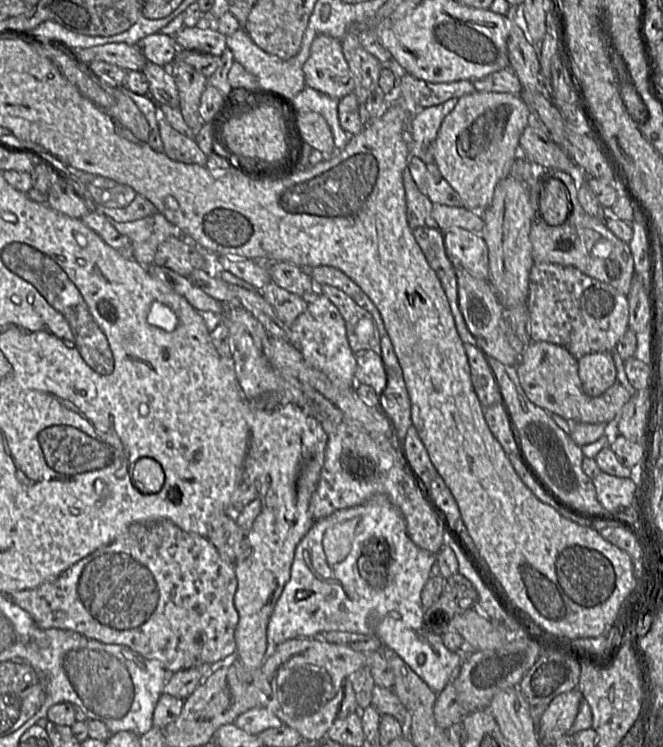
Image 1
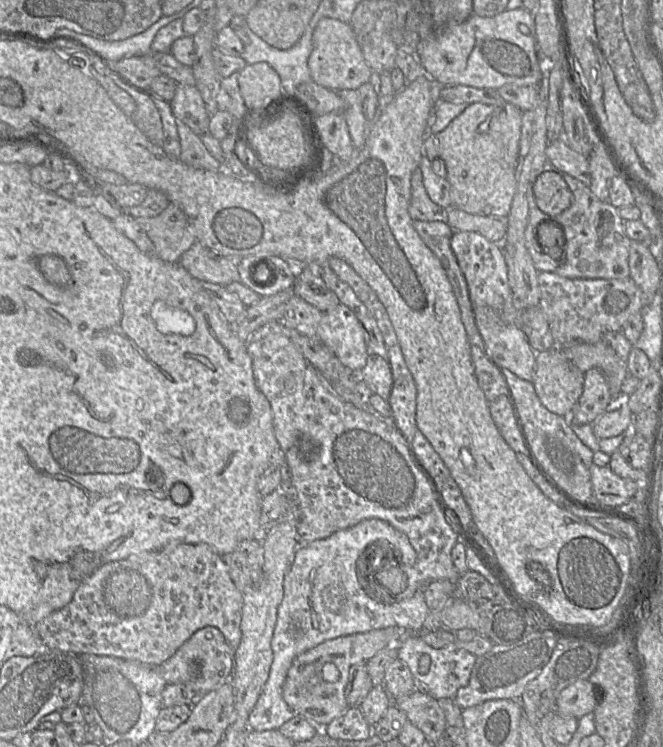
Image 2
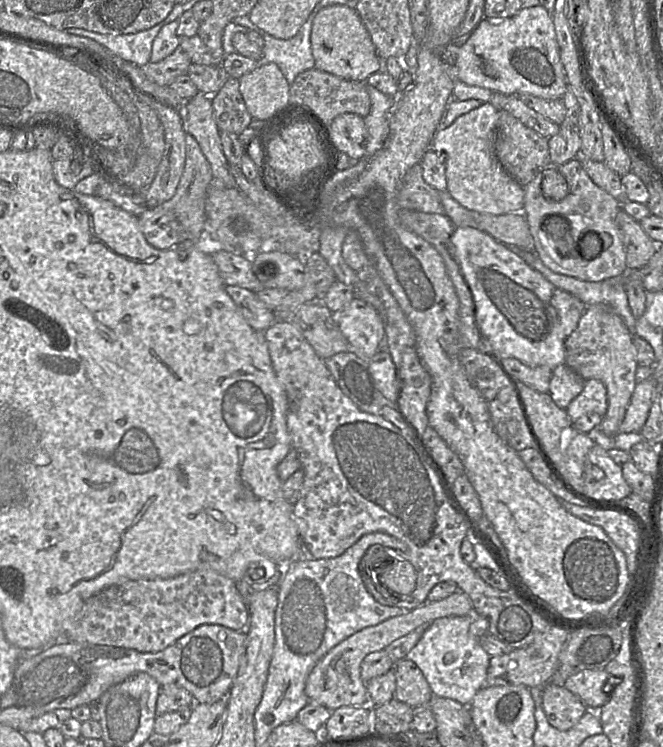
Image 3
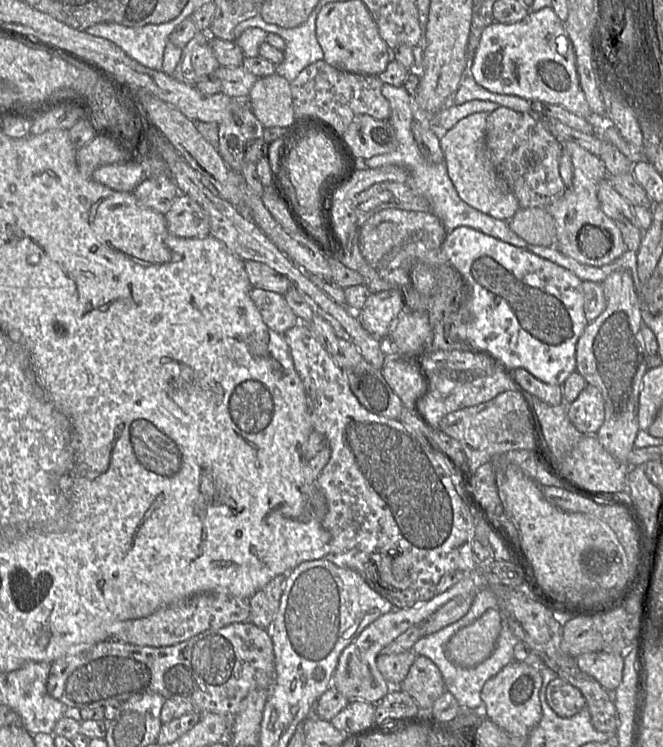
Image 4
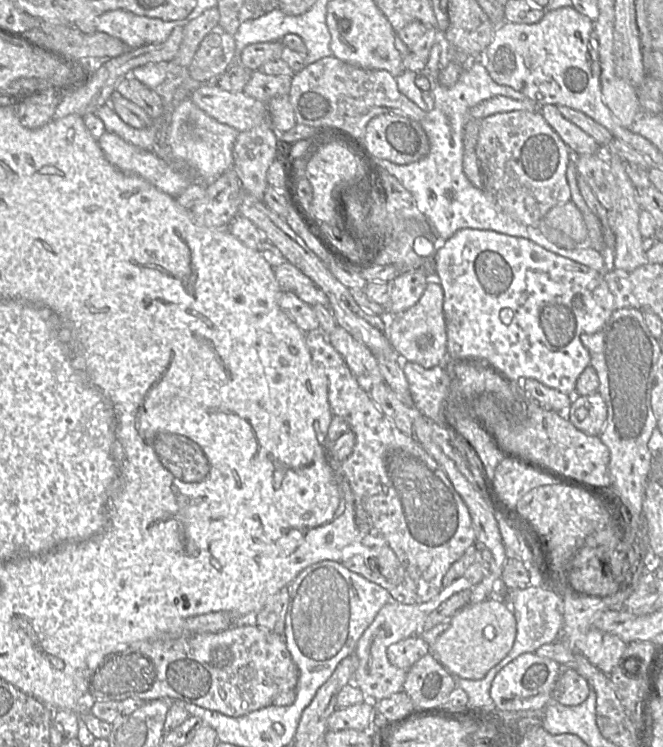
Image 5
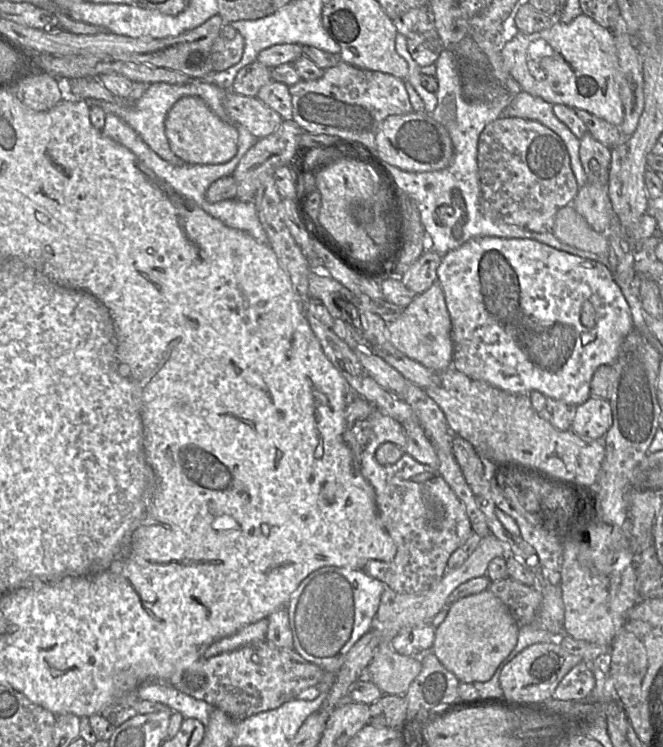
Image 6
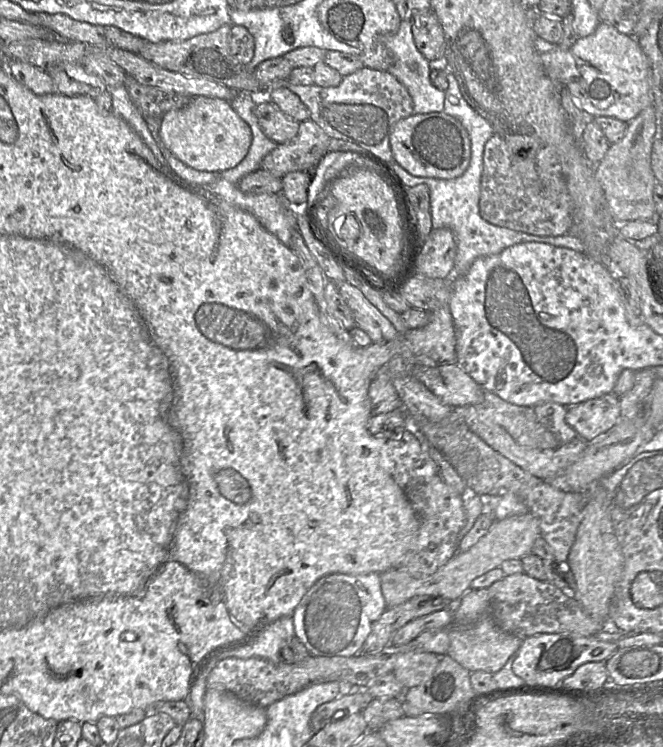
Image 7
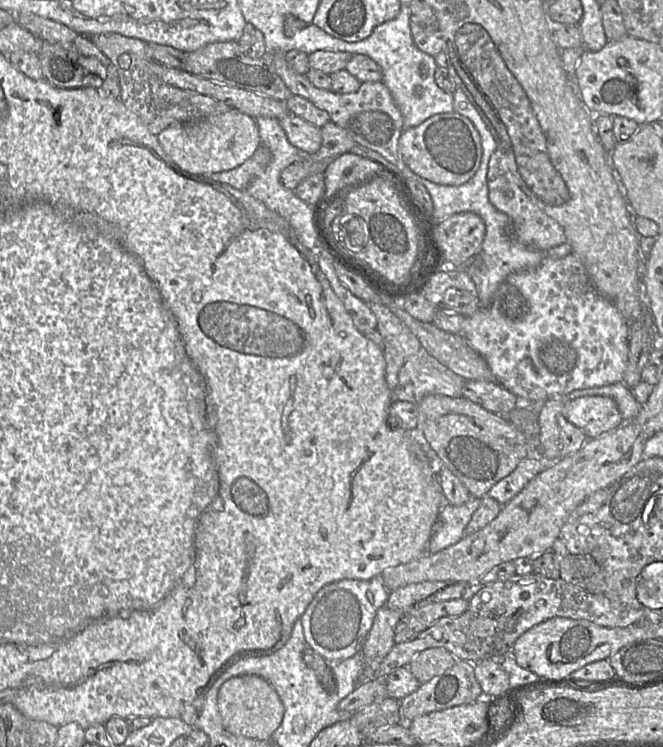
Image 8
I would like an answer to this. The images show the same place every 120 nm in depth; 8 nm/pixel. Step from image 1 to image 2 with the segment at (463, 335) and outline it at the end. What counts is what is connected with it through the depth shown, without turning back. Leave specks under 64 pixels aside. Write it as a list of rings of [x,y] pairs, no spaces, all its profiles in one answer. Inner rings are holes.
[[[413,220],[413,226],[424,243],[440,260],[447,274],[459,306],[461,321],[470,346],[475,345],[484,351],[484,342],[475,324],[469,290],[450,246],[454,230],[447,222],[442,221]]]

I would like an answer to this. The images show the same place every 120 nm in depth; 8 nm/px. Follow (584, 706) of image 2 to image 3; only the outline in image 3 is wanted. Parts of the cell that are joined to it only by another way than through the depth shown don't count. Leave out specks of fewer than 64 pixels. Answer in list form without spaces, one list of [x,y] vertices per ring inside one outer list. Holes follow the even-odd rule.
[[[604,668],[583,670],[568,677],[563,686],[576,695],[588,711],[598,711],[610,699],[610,695],[603,691],[607,681],[614,687],[621,679],[612,677]]]

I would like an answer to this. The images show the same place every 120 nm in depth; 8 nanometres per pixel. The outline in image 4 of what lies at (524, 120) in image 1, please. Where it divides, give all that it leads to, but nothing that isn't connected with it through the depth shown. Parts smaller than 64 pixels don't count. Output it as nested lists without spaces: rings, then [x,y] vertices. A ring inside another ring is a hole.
[[[479,112],[459,120],[440,139],[440,145],[448,176],[459,197],[482,213],[508,221],[520,209],[520,205],[490,160],[485,144],[487,116],[487,113]]]

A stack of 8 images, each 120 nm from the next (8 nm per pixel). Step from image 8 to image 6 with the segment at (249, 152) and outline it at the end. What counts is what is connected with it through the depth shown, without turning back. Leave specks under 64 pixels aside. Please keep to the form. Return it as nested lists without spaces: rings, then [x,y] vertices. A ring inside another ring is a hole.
[[[196,96],[179,99],[168,111],[165,133],[173,153],[188,164],[222,164],[231,160],[238,150],[238,131],[233,124],[222,121]]]

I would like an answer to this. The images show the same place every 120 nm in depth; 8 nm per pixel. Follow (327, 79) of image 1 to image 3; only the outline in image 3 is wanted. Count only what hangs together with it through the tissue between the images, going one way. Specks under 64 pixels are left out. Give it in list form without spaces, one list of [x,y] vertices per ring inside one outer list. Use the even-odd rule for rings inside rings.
[[[334,4],[323,8],[315,17],[311,33],[312,53],[315,59],[315,67],[321,71],[333,74],[343,79],[366,82],[374,73],[378,72],[381,59],[369,32],[363,24],[357,10],[341,4]]]

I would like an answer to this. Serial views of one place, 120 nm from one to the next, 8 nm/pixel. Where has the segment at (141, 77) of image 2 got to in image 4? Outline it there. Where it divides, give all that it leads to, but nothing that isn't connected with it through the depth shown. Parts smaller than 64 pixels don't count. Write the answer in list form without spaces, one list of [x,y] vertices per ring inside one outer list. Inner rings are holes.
[[[198,32],[182,49],[181,58],[171,76],[195,85],[219,68],[220,64],[211,47],[212,39],[208,32]]]

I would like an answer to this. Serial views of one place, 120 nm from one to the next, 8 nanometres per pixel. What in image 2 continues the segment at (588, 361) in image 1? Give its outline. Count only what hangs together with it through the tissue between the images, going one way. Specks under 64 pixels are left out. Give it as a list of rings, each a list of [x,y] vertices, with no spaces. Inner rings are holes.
[[[597,368],[584,373],[583,391],[569,415],[572,424],[592,424],[611,402],[609,386],[604,374]]]

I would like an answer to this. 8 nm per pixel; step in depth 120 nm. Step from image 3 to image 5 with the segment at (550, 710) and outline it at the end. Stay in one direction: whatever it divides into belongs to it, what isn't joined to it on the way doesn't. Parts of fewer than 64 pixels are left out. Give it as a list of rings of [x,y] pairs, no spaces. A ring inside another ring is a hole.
[[[564,668],[551,690],[551,698],[564,706],[576,706],[586,700],[589,685],[573,668]]]

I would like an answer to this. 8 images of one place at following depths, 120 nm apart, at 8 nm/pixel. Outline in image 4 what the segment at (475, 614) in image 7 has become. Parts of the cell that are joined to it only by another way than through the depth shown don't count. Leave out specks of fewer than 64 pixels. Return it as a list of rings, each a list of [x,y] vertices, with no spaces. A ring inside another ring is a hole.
[[[490,608],[447,641],[445,656],[460,667],[475,667],[491,655],[501,628],[502,613],[498,608]]]

